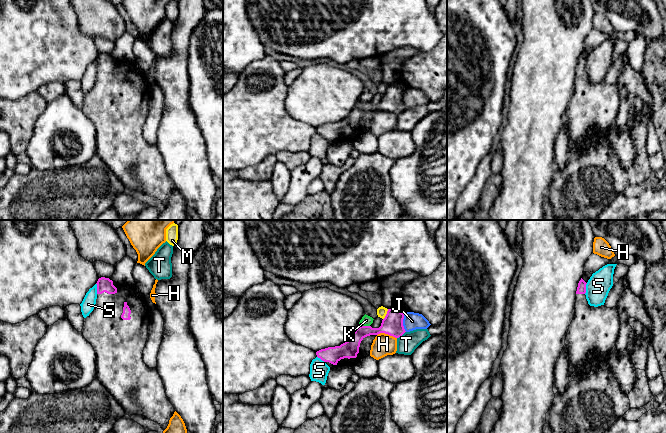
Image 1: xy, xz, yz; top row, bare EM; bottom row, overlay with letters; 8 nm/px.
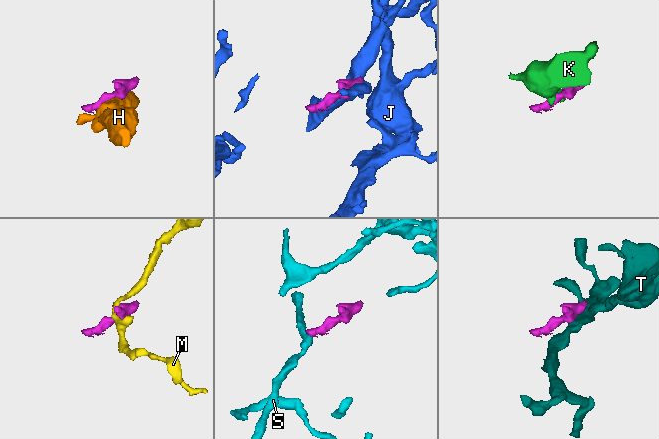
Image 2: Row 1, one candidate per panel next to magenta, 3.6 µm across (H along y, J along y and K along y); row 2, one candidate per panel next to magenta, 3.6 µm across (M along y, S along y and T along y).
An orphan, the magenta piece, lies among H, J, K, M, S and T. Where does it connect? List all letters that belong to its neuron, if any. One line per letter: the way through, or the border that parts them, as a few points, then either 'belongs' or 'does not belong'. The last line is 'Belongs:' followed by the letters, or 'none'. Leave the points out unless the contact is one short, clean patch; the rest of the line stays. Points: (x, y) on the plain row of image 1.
H: does not belong
J: does not belong
K: along xz (361, 101), (369, 102) | does not belong
M: along xz (388, 85), (383, 95) | does not belong
S: along yz (587, 59), (584, 69) | does not belong
T: does not belong
Belongs: none

